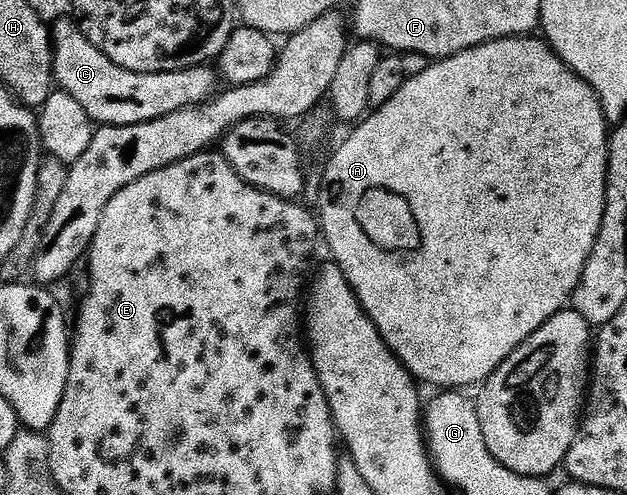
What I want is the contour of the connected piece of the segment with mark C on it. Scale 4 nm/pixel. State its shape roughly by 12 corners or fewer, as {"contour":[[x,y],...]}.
{"contour":[[72,19],[54,23],[53,78],[94,125],[206,104],[215,72],[115,66]]}

